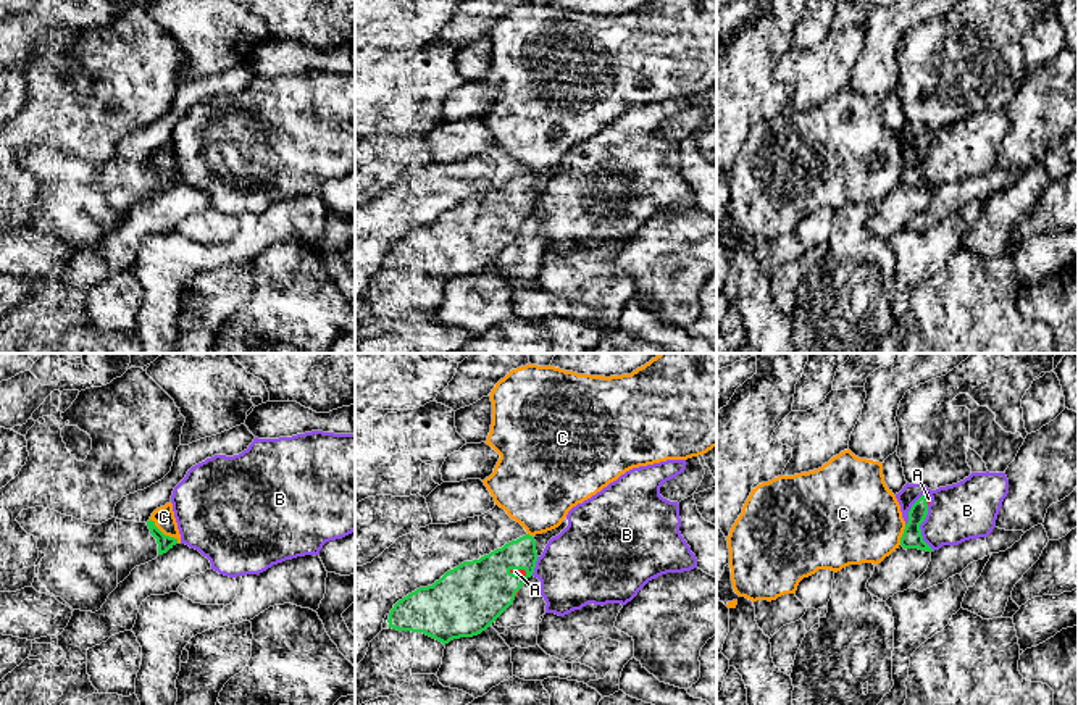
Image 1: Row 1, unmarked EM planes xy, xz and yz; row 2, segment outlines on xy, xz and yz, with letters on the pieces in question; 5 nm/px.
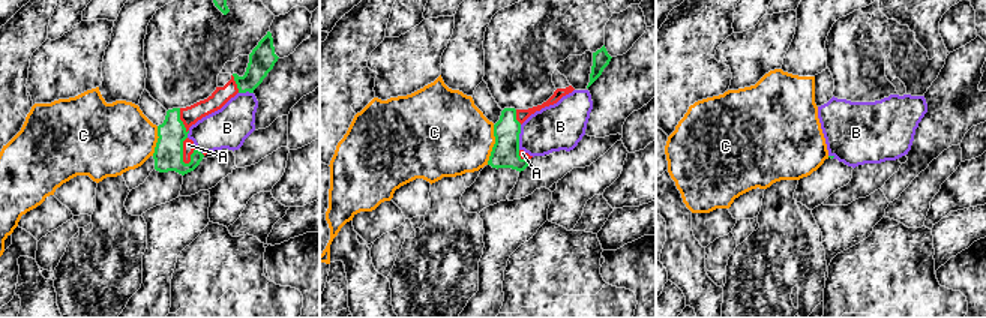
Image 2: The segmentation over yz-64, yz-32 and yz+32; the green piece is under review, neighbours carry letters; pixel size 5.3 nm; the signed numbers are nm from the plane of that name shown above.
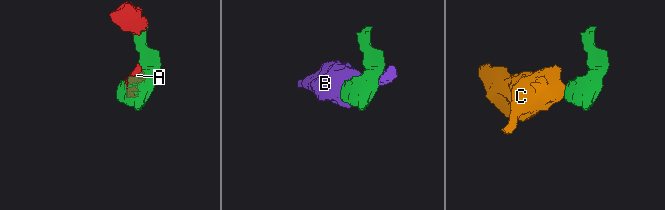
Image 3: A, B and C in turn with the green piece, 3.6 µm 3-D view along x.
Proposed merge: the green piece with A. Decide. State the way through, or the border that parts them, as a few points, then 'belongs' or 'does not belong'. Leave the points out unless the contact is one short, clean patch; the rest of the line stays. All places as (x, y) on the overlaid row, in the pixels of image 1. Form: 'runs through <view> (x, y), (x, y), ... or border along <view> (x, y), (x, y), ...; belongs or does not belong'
belongs

